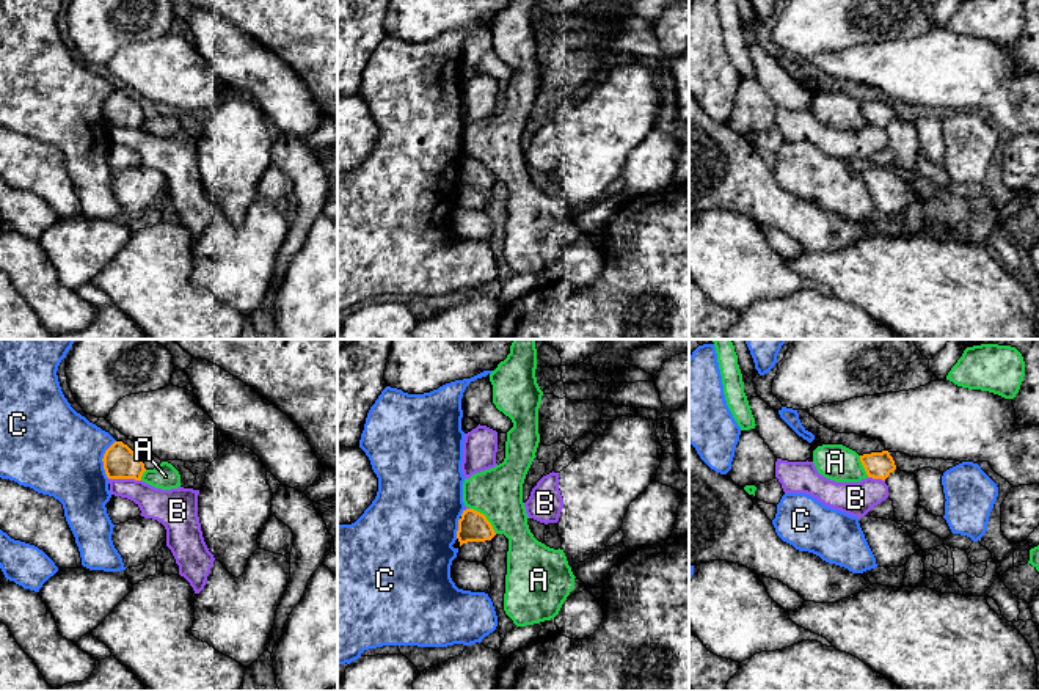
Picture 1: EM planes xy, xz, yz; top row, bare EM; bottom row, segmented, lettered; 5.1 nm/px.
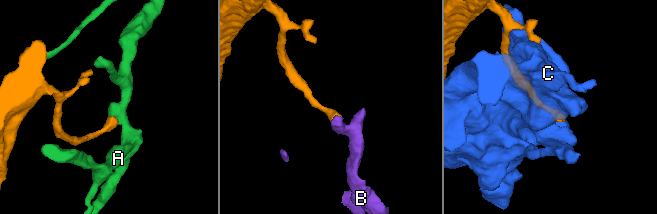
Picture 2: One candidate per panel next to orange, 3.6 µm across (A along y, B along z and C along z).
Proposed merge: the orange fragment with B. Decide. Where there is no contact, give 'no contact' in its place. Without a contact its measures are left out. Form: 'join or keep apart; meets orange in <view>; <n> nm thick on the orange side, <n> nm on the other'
keep apart; meets orange in xy; 180 nm thick on the orange side, 160 nm on the other

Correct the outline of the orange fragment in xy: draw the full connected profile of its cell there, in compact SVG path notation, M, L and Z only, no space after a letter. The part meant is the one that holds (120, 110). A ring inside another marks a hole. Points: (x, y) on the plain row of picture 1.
M115 90L104 102L104 118L108 127L141 129L146 119L141 105L122 90Z

